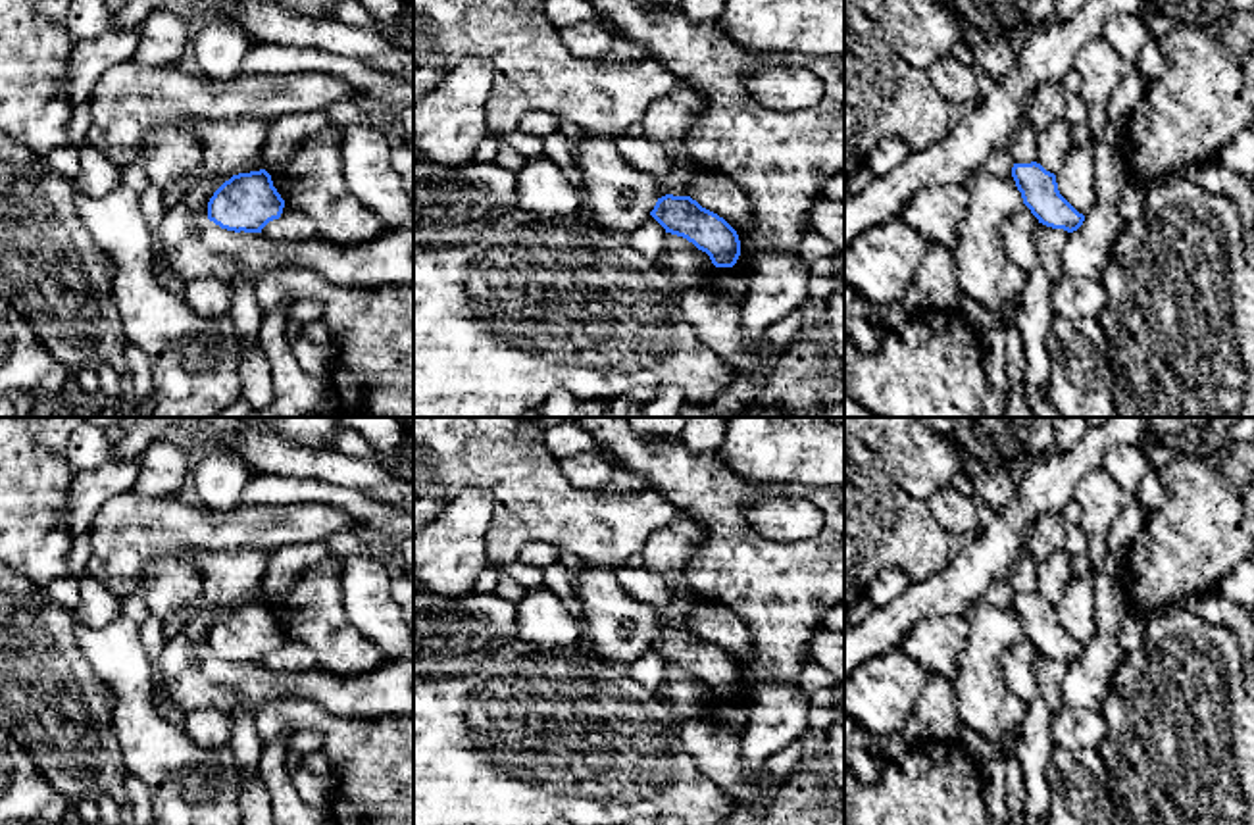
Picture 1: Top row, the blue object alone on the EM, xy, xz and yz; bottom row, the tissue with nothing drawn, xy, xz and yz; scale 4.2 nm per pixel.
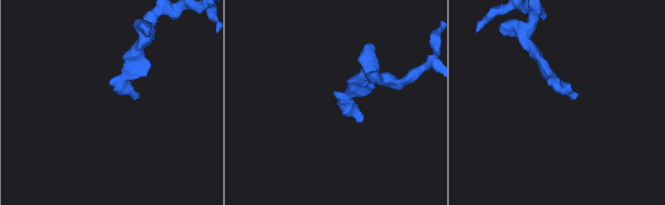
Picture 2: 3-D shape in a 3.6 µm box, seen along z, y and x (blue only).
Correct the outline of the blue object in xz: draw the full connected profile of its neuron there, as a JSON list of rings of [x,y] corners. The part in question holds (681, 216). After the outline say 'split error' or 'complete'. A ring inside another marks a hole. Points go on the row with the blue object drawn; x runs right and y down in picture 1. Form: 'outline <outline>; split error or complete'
outline [[[665,194],[650,215],[665,229],[706,252],[715,267],[733,267],[740,256],[737,231],[690,196]]]; complete

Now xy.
outline [[[265,169],[238,173],[225,181],[208,202],[208,219],[235,233],[262,233],[279,219],[285,200]]]; complete

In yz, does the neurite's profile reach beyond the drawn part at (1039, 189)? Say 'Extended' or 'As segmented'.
As segmented

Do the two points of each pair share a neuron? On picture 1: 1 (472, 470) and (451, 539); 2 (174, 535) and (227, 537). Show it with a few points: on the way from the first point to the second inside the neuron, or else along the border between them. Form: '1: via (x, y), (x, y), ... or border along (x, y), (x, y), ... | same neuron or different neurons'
1: border along (495, 499), (483, 491), (464, 487), (433, 518) | different neurons
2: via (187, 535), (214, 535) | same neuron

